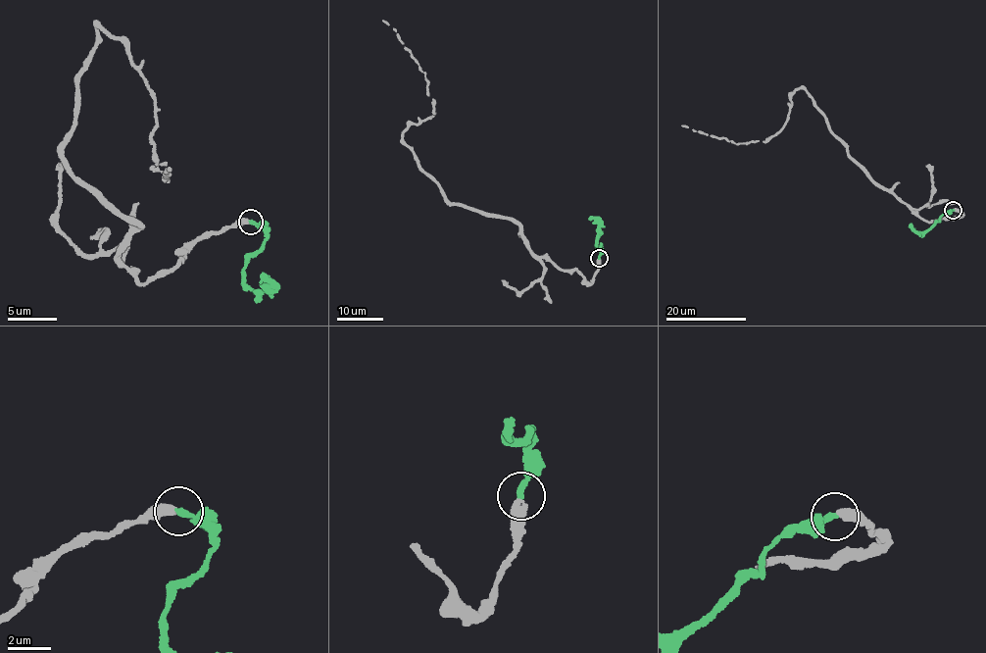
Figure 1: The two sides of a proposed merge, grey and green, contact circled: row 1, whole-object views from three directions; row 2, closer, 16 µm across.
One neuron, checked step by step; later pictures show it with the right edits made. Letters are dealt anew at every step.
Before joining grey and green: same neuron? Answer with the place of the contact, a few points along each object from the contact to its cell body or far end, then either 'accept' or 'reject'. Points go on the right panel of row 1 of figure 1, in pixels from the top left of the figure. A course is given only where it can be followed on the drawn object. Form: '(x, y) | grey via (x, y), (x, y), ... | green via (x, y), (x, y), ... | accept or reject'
(953, 210) | grey via (954, 210), (961, 215), (928, 221), (869, 177), (803, 88), (764, 141), (681, 125) | green via (953, 210), (943, 215), (926, 230), (917, 233), (911, 227), (912, 223) | accept

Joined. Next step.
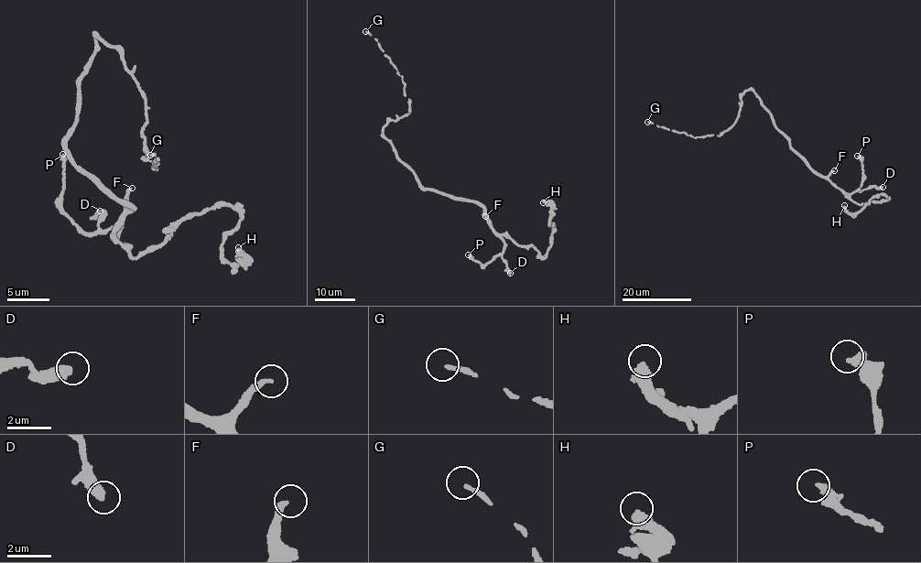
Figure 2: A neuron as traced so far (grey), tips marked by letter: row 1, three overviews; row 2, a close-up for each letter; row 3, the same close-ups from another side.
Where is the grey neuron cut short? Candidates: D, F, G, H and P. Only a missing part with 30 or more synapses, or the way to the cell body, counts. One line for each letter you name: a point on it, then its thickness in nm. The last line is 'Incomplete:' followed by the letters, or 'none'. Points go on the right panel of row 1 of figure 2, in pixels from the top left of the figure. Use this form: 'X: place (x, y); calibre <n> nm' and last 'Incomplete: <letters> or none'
F: place (834, 170); calibre 220 nm
Incomplete: F

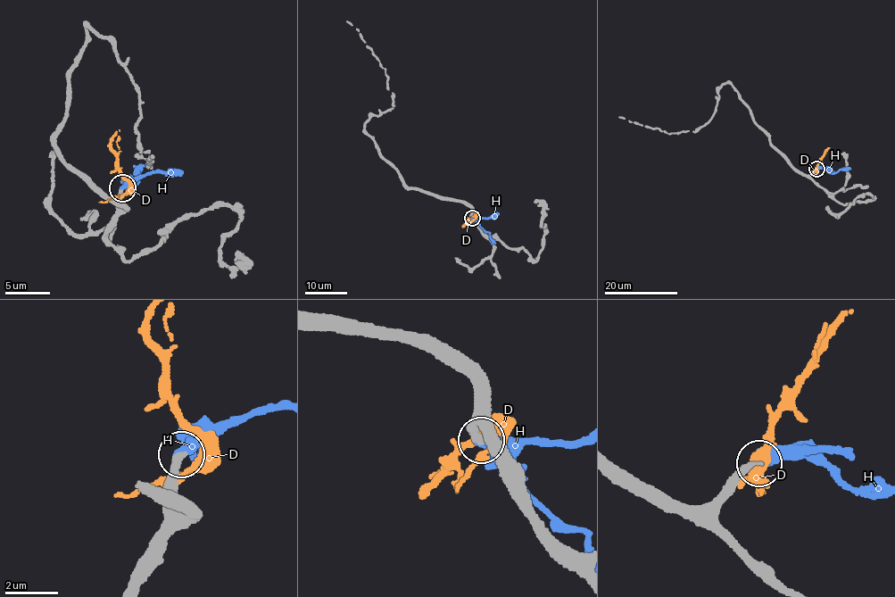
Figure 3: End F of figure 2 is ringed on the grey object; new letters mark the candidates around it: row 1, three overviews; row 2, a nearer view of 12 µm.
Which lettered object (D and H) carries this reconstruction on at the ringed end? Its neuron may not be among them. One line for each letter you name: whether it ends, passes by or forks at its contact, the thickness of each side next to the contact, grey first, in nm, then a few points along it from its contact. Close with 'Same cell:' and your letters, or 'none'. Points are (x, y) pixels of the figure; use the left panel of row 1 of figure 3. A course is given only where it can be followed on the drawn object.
H: It ends there. Thickness 280 nm (grey) against 400 nm. Its course: (121, 187), (127, 181), (128, 187), (136, 185), (140, 173), (136, 172), (141, 164)
Same cell: H

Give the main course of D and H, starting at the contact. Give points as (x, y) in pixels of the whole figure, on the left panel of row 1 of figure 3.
D: (121, 195), (128, 187), (128, 181), (120, 173), (111, 146), (120, 130)
H: (121, 187), (127, 181), (128, 187), (136, 185), (140, 173), (136, 172), (141, 164)

